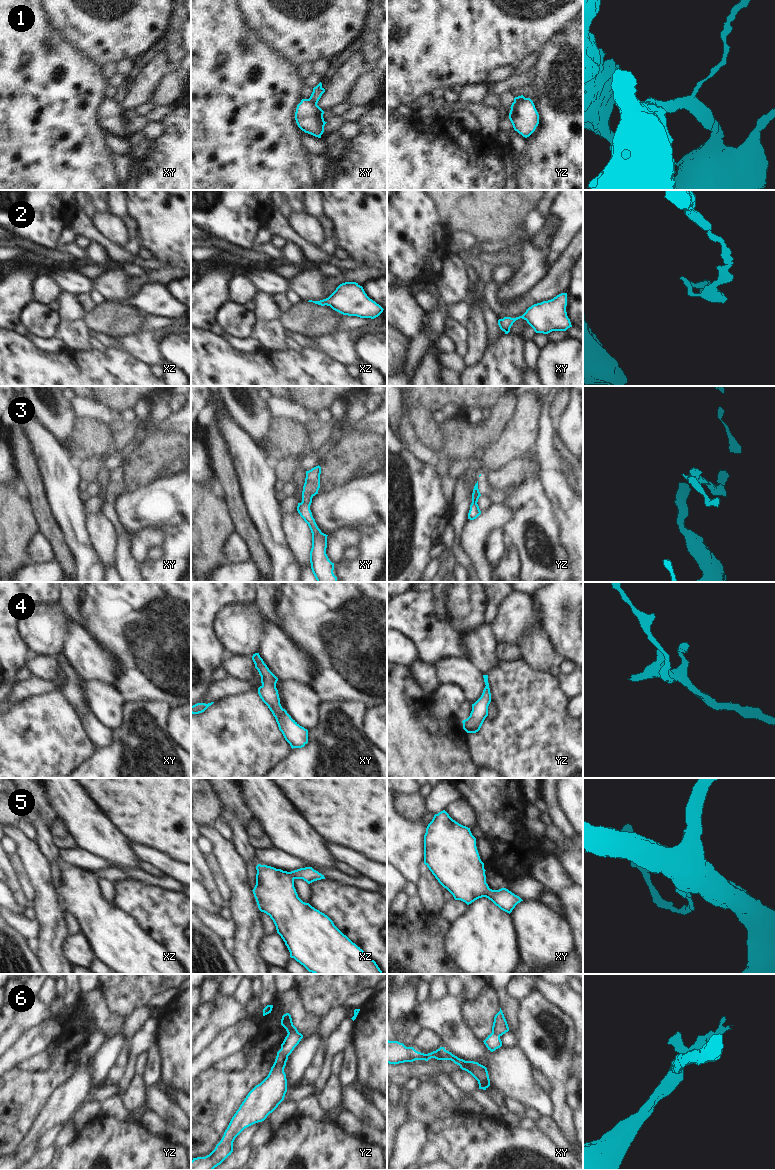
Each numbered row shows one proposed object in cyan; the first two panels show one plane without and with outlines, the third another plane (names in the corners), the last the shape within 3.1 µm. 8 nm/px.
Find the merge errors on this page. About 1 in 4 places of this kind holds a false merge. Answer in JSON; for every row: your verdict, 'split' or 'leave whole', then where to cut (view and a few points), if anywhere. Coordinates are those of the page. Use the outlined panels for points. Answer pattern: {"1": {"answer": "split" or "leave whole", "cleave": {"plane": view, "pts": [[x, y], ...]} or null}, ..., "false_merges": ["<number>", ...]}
{"1": {"answer": "split", "cleave": {"plane": "xy", "pts": [[309, 98], [316, 104]]}}, "2": {"answer": "leave whole", "cleave": null}, "3": {"answer": "leave whole", "cleave": null}, "4": {"answer": "leave whole", "cleave": null}, "5": {"answer": "leave whole", "cleave": null}, "6": {"answer": "split", "cleave": {"plane": "yz", "pts": [[297, 1031], [288, 1034]]}}, "false_merges": ["1", "6"]}

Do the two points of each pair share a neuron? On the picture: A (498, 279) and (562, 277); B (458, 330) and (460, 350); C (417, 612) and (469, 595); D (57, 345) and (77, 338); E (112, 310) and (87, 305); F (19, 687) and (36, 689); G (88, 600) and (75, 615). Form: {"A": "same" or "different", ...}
{"A": "different", "B": "same", "C": "same", "D": "different", "E": "different", "F": "same", "G": "different"}

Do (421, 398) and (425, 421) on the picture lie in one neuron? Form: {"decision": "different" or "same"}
{"decision": "different"}

